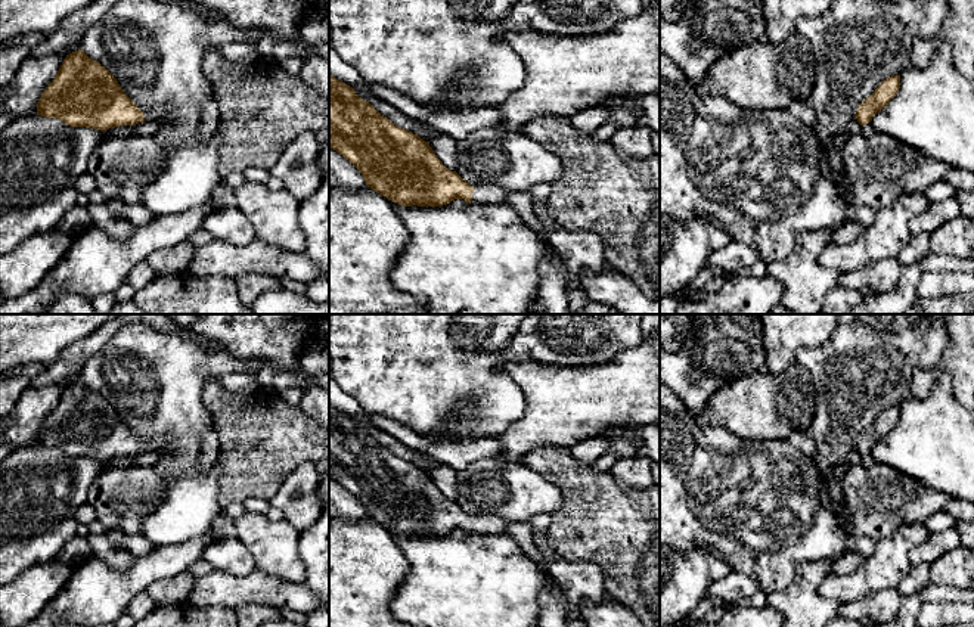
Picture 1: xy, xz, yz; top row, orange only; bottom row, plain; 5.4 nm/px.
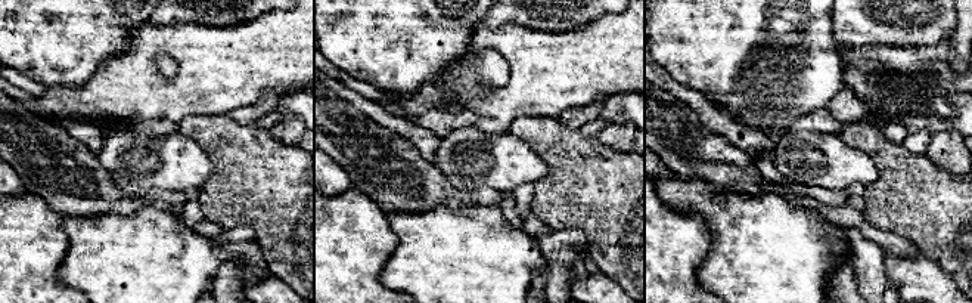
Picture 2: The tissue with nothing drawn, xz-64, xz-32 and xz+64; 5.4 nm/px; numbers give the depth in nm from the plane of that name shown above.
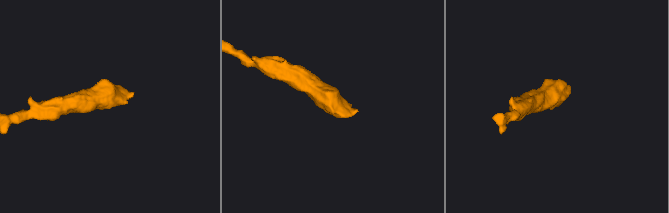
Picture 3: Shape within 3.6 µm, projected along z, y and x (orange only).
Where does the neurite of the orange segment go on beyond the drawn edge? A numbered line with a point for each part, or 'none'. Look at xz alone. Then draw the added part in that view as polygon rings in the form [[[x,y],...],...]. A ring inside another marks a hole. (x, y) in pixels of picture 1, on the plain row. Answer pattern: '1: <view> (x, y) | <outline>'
1: xz (483, 524) | [[[477,515],[474,516],[472,531],[475,534],[506,534],[508,521],[493,515]]]

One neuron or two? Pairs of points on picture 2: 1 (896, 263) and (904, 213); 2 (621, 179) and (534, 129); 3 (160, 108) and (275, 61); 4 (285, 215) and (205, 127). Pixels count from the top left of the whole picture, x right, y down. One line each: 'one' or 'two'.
1: two
2: one
3: one
4: one

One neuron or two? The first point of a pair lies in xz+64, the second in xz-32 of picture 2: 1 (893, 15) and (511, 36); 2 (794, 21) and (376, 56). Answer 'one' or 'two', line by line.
1: two
2: one

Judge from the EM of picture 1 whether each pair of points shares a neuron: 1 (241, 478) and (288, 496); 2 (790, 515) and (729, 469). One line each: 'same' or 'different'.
1: different
2: same

